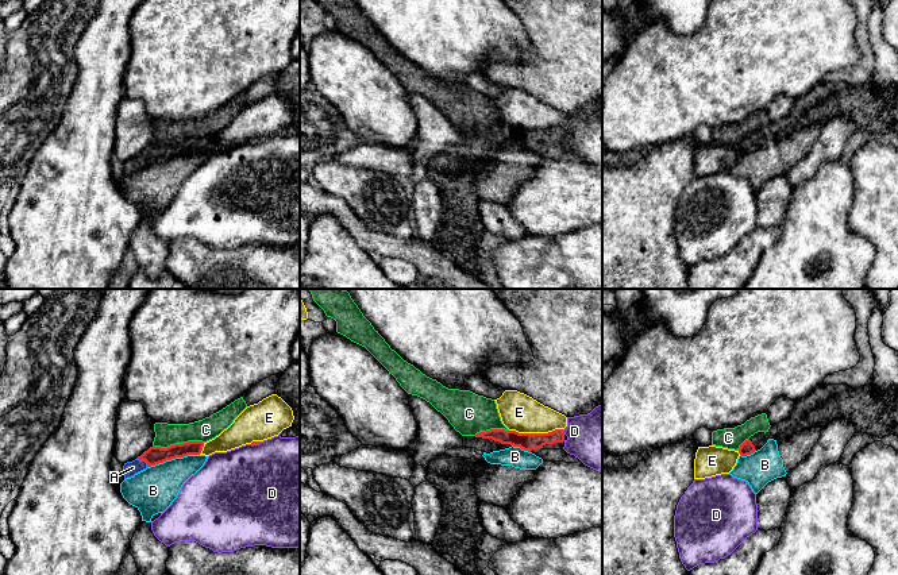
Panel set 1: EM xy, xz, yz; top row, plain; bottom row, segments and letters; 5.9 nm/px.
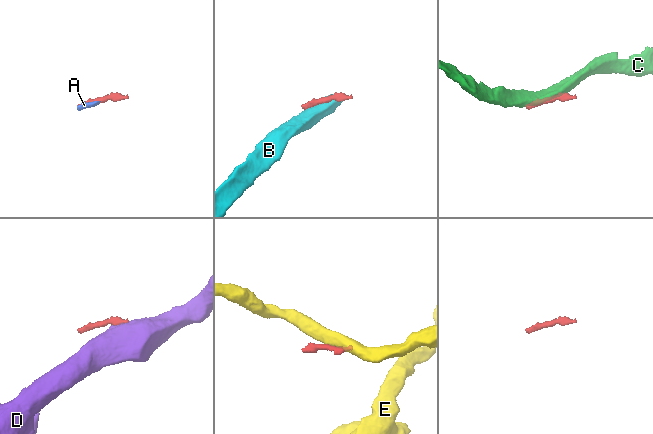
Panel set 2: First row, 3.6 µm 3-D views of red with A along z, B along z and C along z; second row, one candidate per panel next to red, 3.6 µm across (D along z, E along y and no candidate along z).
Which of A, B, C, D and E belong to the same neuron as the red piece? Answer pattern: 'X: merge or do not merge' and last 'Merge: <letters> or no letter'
A: merge
B: do not merge
C: do not merge
D: do not merge
E: do not merge
Merge: A

